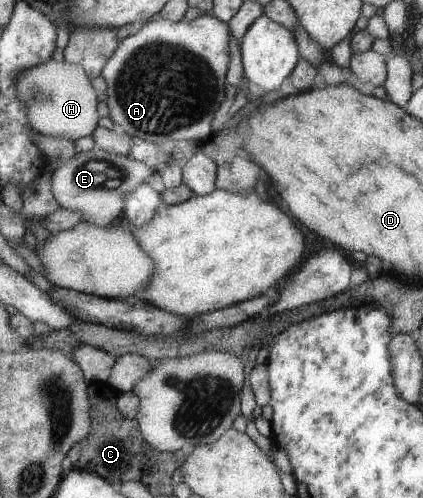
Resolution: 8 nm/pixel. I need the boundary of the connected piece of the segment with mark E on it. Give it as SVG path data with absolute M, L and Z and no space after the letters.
M93 147L77 153L52 172L51 190L62 208L81 212L83 221L107 229L124 210L125 196L146 183L152 172L144 162Z

